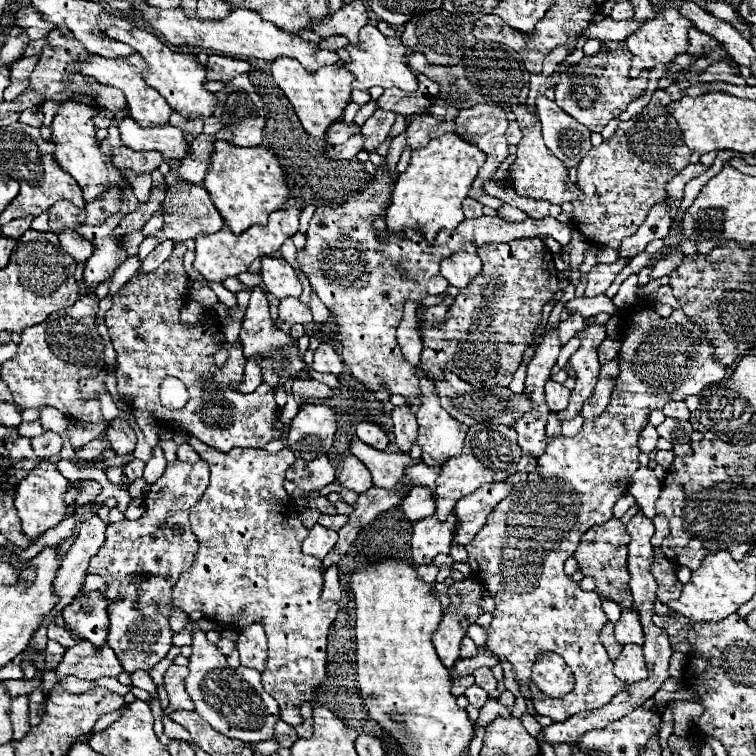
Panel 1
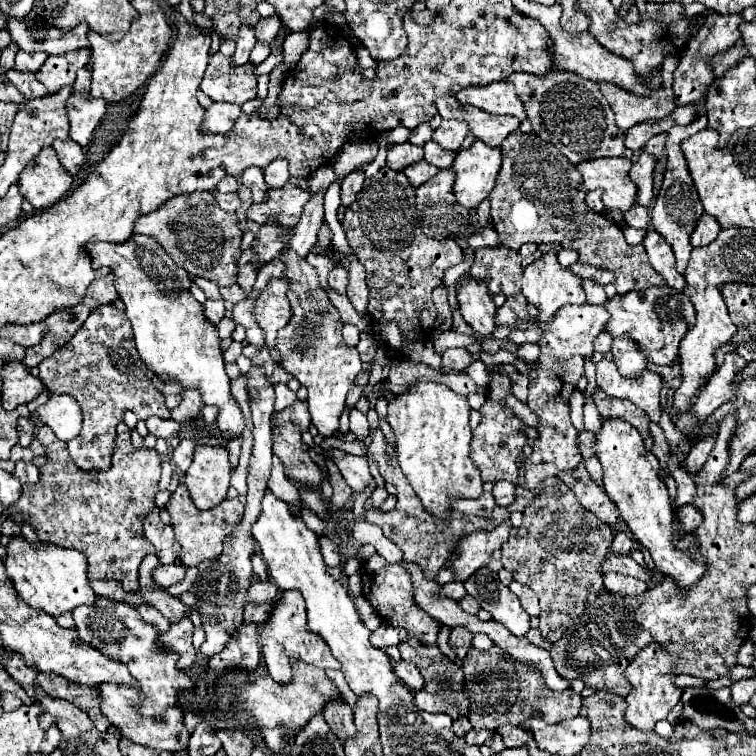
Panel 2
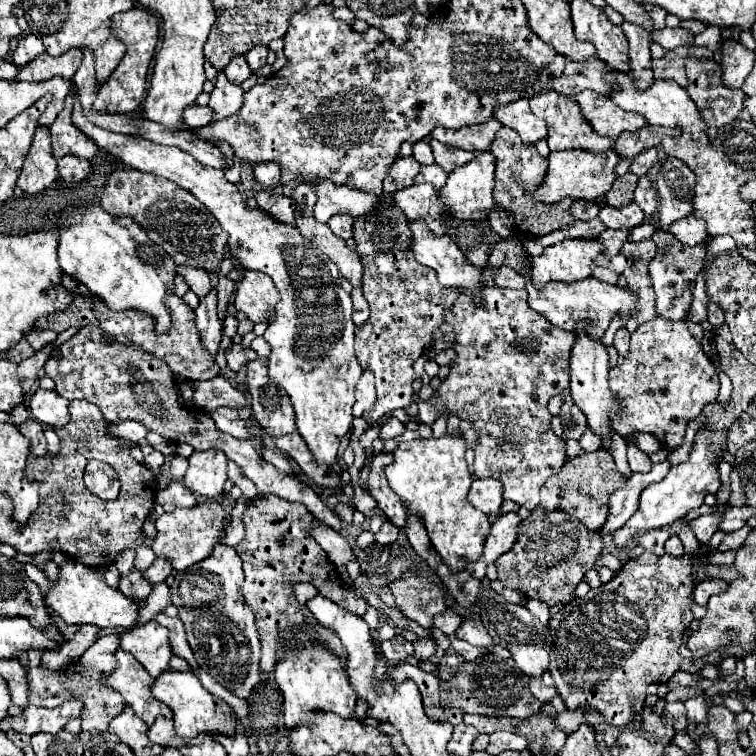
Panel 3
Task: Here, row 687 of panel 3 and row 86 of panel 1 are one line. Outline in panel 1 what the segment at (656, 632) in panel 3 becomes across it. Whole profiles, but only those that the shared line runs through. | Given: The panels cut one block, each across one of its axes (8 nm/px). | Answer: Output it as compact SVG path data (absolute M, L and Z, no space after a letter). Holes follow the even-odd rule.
M626 46L608 52L600 50L592 56L584 56L582 62L560 72L560 82L554 88L556 104L560 104L560 108L568 112L572 118L580 120L580 124L590 128L590 132L602 132L602 128L610 120L618 118L632 100L646 94L648 70L644 70L644 74L640 74L638 78L630 78L628 62L630 52Z

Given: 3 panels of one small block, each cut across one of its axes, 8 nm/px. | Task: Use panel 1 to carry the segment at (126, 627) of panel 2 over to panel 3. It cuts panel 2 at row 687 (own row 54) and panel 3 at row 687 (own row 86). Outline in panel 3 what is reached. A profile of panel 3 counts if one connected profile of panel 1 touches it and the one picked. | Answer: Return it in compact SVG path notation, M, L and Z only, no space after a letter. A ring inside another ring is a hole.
M162 672L152 686L152 694L174 710L174 726L182 738L196 738L198 734L236 734L236 716L232 708L224 700L212 696L192 672Z

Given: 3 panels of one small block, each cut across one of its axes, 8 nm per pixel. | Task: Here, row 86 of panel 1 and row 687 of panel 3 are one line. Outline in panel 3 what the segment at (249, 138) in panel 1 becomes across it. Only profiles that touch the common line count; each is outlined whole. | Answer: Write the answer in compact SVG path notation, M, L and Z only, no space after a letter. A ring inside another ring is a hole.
M216 544L208 558L174 574L170 592L172 604L178 608L178 616L184 622L186 640L200 668L234 696L248 698L260 682L260 640L254 614L242 596L242 582L244 572L236 550Z

